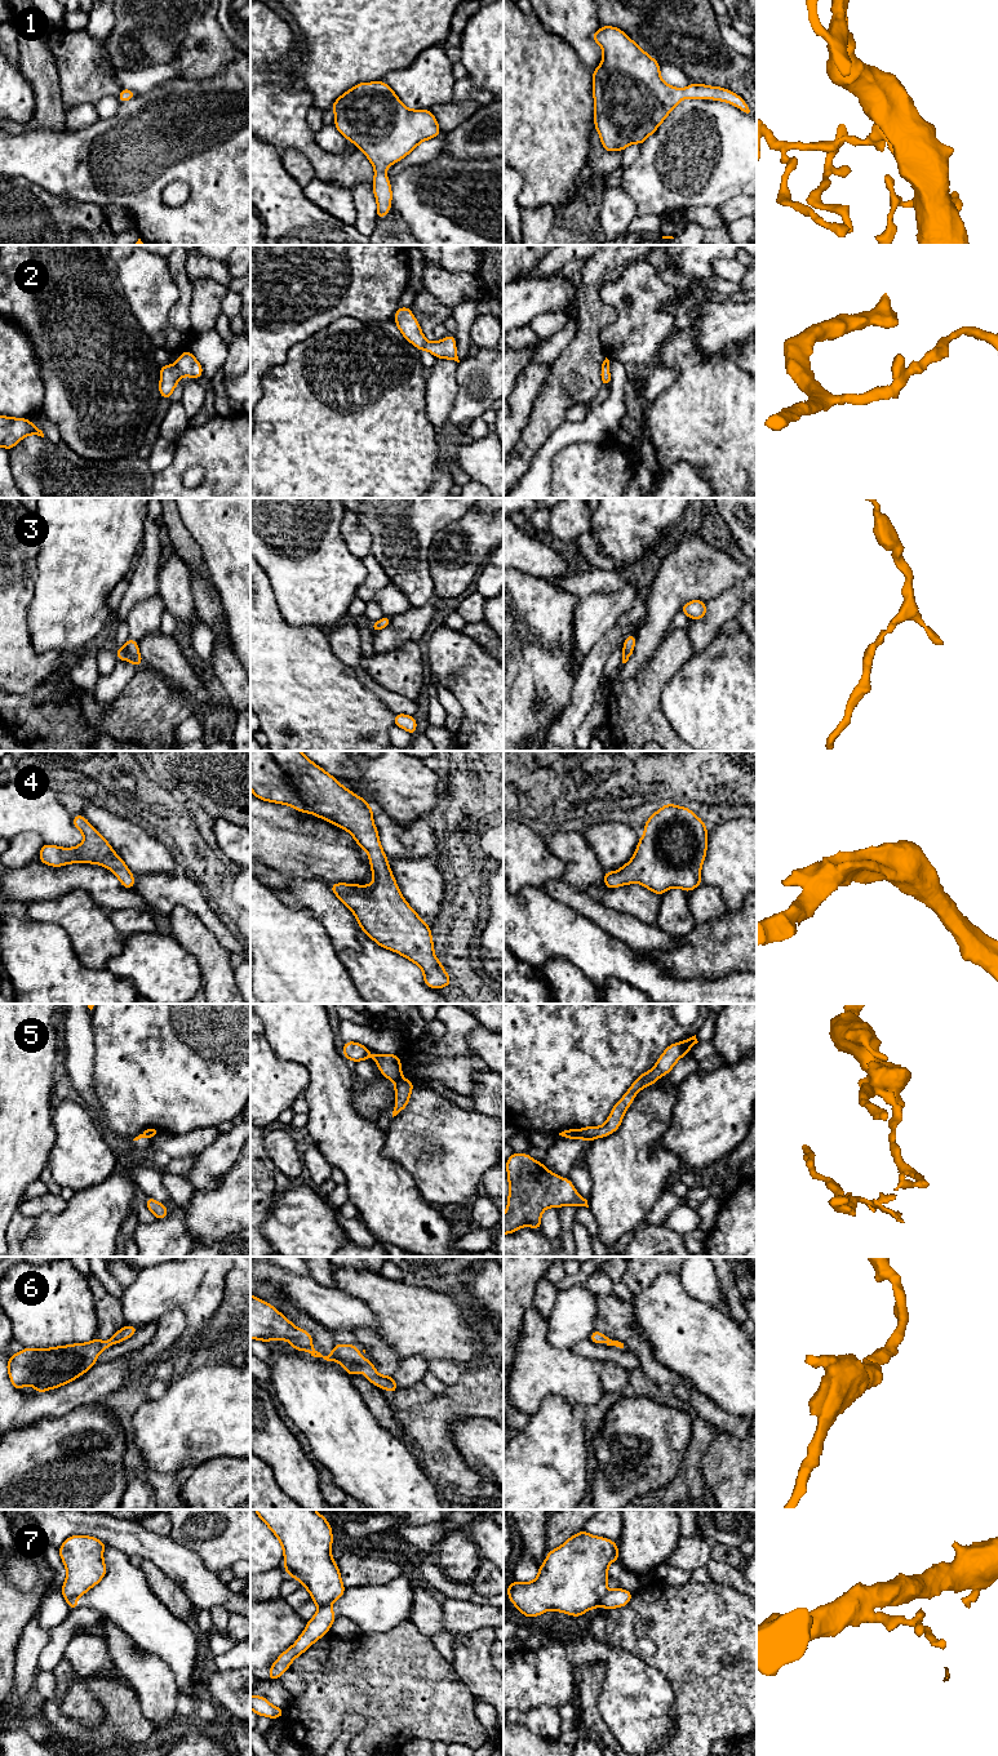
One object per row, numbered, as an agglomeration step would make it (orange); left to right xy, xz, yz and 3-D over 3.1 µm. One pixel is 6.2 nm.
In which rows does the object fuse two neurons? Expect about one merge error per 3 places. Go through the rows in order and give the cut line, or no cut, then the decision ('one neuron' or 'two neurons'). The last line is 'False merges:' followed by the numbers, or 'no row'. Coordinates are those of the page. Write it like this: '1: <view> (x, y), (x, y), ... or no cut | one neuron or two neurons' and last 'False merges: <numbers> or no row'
1: no cut | one neuron
2: no cut | one neuron
3: no cut | one neuron
4: no cut | one neuron
5: xz (402, 1076), (395, 1083) | two neurons
6: no cut | one neuron
7: yz (607, 1590), (598, 1604) | two neurons
False merges: 5, 7

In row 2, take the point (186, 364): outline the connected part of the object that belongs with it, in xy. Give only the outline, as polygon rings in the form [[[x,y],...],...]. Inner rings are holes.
[[[185,351],[173,365],[160,365],[159,392],[163,399],[169,399],[181,378],[188,375],[199,379],[203,375],[203,366],[192,352]]]

